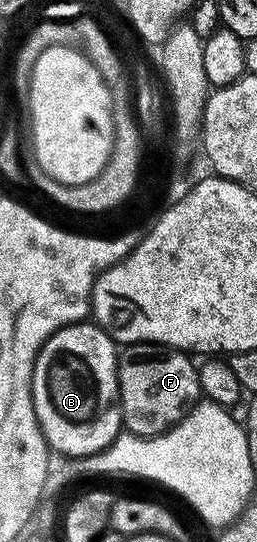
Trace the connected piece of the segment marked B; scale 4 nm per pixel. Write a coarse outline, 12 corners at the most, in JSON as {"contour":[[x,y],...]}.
{"contour":[[62,327],[32,368],[52,451],[101,453],[123,426],[115,339]]}

